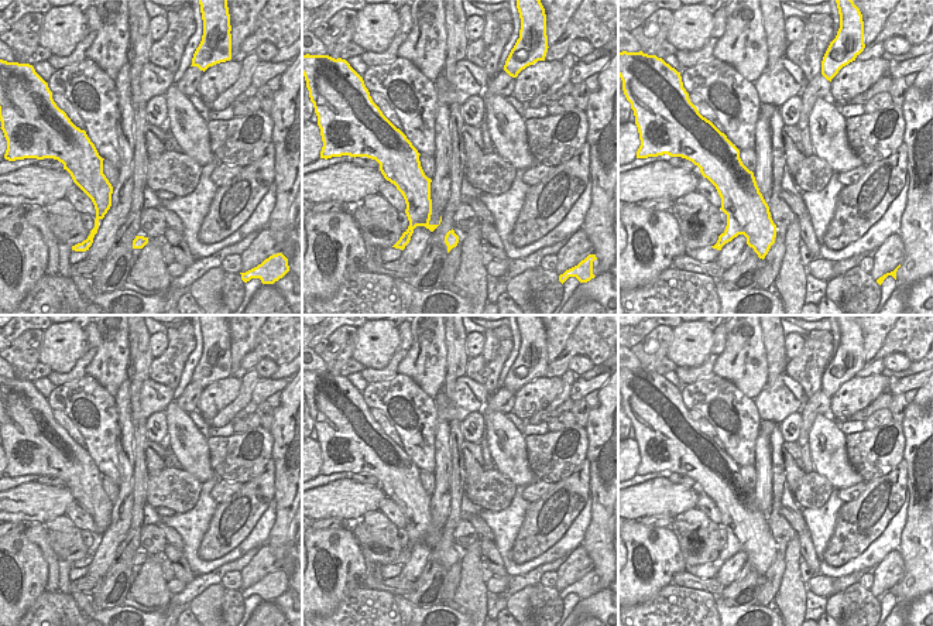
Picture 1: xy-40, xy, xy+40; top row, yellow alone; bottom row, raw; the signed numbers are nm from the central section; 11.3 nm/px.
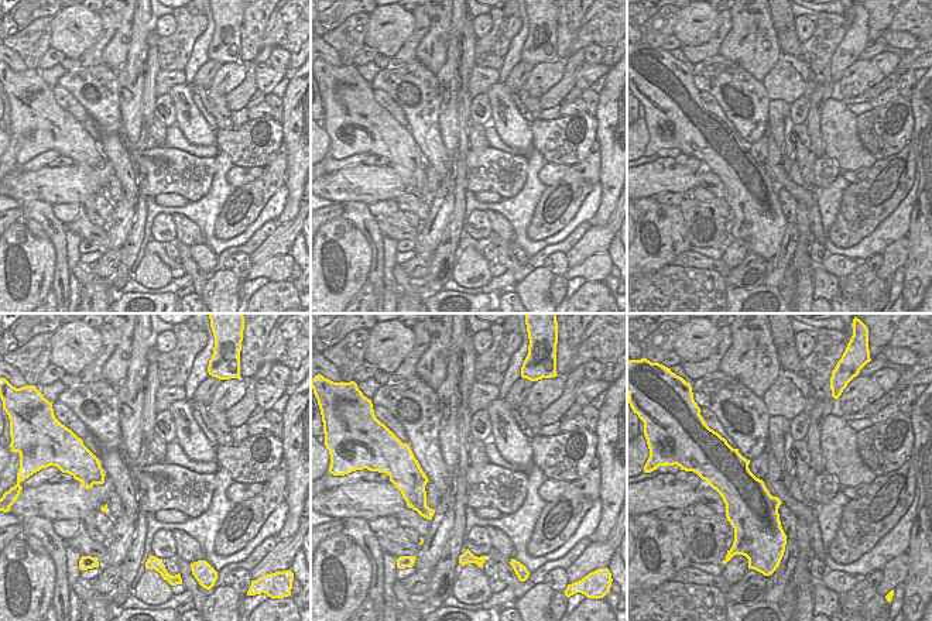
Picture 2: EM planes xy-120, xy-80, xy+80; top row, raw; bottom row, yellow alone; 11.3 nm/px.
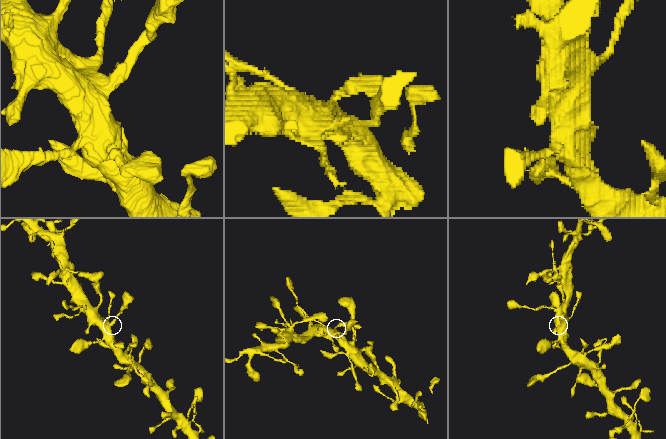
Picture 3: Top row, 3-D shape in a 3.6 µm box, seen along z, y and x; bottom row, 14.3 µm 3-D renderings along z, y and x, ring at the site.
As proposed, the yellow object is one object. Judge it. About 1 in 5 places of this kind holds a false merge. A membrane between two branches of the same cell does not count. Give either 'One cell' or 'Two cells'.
One cell.

